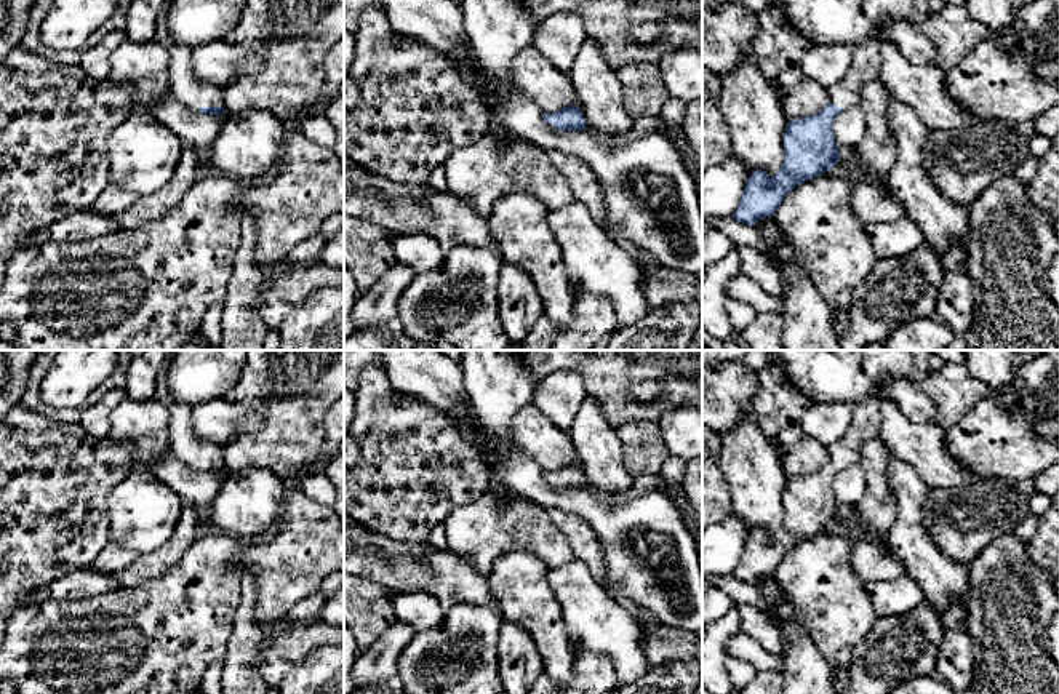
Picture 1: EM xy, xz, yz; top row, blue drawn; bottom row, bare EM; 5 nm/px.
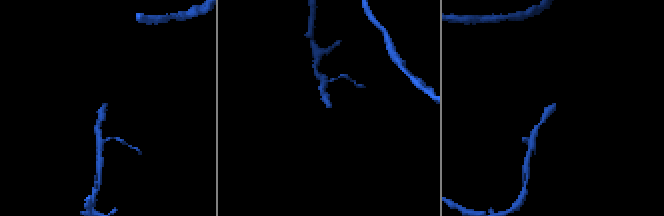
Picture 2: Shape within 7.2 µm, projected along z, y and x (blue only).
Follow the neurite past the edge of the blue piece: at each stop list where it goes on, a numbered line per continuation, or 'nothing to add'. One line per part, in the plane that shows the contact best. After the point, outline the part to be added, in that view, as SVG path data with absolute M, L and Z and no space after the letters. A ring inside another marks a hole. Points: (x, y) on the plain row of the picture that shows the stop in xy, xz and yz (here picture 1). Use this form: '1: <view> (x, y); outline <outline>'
1: xy (184, 443); outline M166 350L166 366L173 355L174 350ZM165 369L155 384L155 398L160 400L170 413L170 451L194 470L198 470L200 465L224 465L222 445L202 438L192 430L192 408L171 397L163 377Z

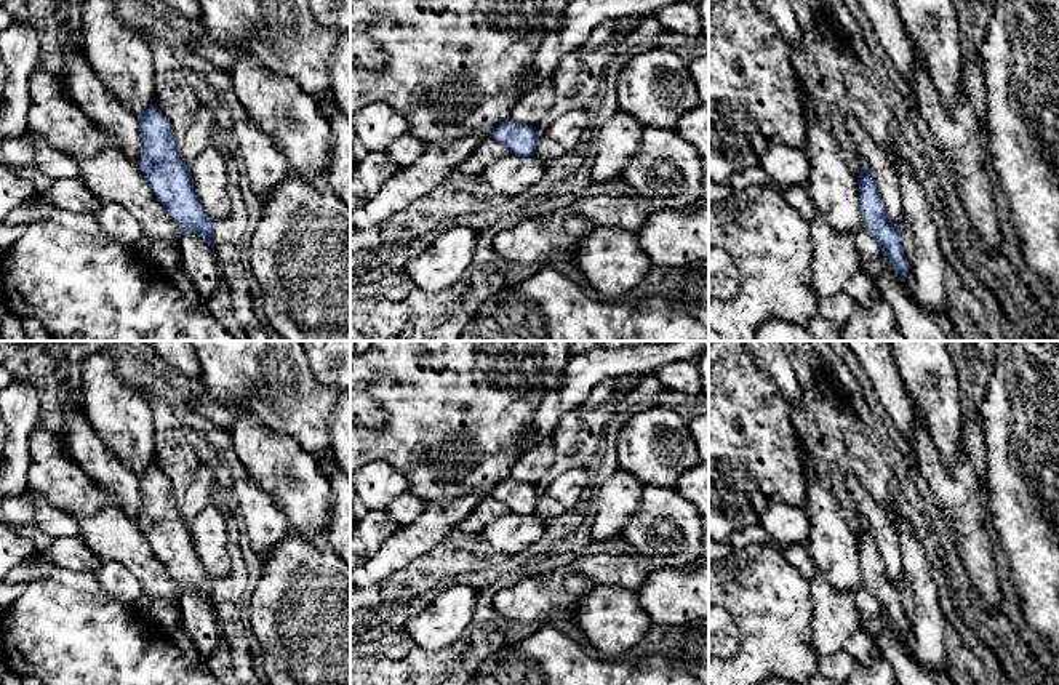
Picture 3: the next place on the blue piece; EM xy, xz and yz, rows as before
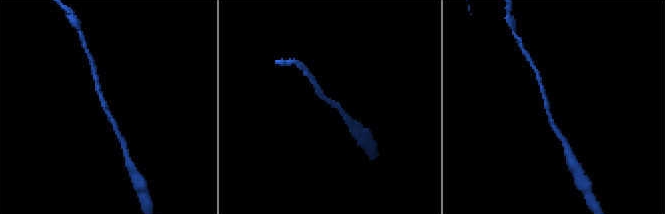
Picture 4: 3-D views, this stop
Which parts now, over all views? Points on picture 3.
nothing to add

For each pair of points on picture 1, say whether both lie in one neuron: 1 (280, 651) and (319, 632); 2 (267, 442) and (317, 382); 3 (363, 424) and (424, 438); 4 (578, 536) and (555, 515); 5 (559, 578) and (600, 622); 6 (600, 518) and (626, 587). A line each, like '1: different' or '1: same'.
1: same
2: same
3: same
4: same
5: same
6: same

